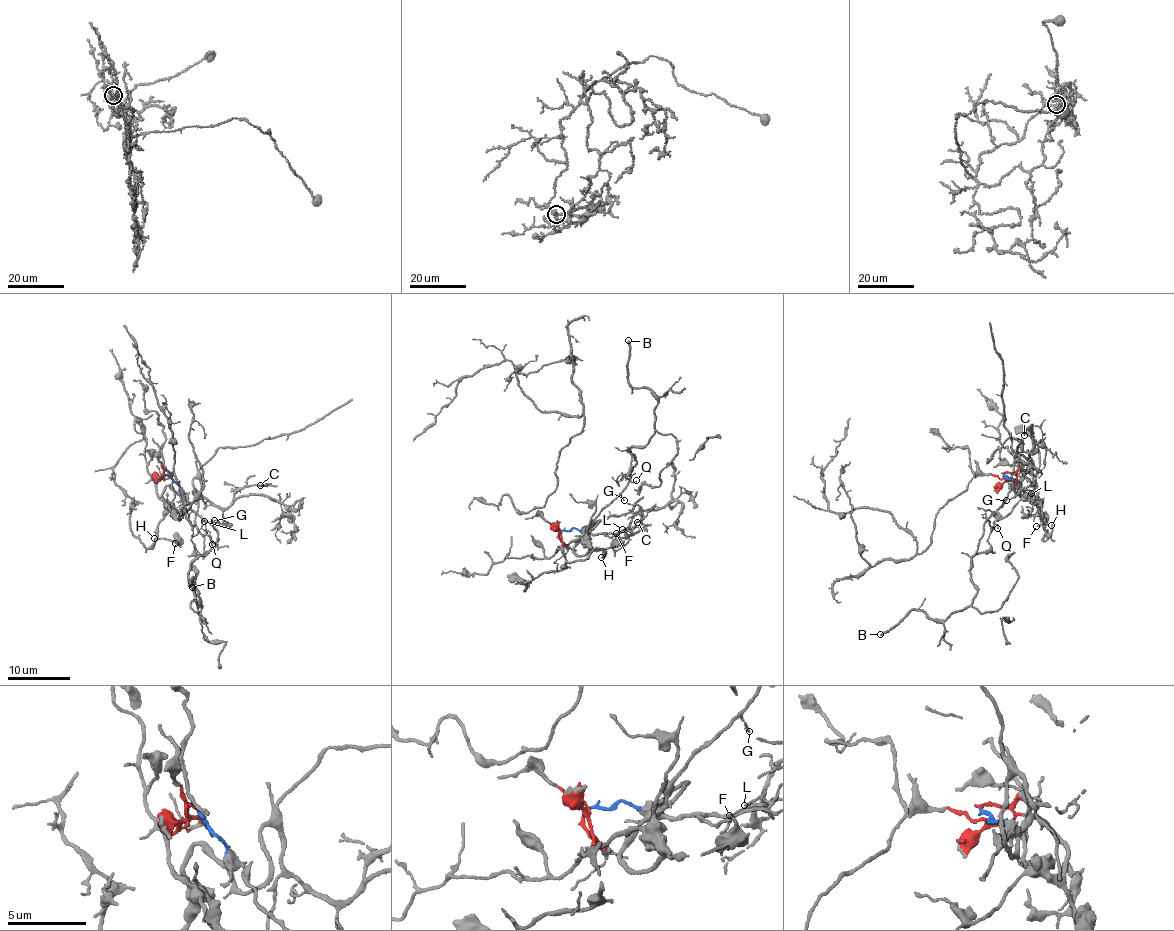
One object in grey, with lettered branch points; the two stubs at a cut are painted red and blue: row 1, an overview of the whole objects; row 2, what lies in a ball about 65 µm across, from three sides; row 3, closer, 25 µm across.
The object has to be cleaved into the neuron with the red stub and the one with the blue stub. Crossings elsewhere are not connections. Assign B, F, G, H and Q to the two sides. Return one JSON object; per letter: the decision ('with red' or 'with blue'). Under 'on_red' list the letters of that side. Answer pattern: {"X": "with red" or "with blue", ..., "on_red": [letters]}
{"B": "with blue", "F": "with red", "G": "with blue", "H": "with red", "Q": "with blue", "on_red": ["F", "H"]}

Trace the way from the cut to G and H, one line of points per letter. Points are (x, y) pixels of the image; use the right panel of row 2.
G: (1003, 473), (1015, 484), (1000, 506), (1007, 499)
H: (1002, 474), (1018, 483), (1020, 494), (1038, 509), (1047, 533), (1052, 529), (1051, 524)

